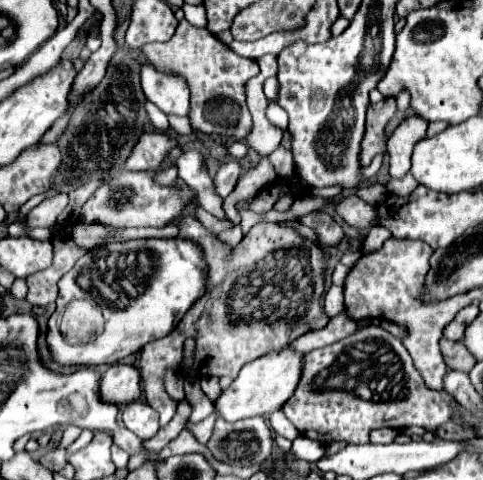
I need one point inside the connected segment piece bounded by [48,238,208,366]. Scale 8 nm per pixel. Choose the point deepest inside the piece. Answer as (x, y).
(180, 280)

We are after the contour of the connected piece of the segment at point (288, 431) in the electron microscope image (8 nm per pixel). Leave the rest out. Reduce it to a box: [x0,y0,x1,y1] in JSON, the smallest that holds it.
[270,410,300,440]

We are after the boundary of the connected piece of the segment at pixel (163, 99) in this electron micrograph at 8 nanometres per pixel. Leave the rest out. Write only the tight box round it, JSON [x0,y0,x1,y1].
[142,62,190,116]

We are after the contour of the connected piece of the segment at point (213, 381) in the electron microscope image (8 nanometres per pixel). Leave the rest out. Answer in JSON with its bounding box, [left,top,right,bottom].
[200,378,222,402]

